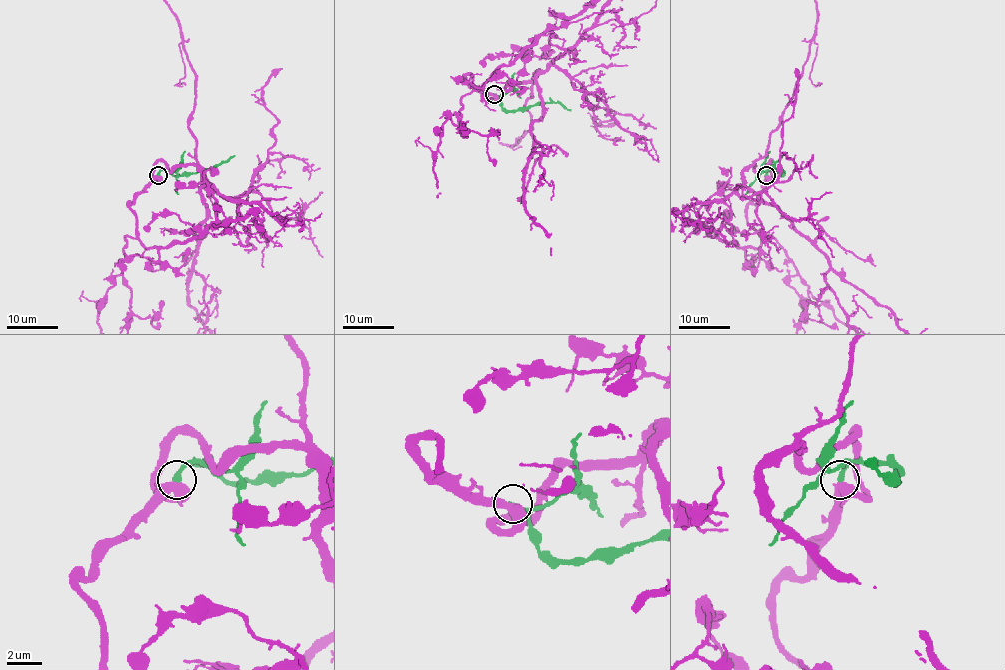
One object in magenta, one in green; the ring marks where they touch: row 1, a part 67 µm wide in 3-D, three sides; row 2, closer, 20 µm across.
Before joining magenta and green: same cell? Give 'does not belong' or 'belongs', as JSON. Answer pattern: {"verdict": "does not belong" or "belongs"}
{"verdict": "does not belong"}

